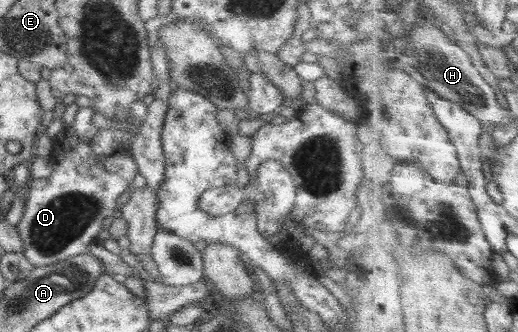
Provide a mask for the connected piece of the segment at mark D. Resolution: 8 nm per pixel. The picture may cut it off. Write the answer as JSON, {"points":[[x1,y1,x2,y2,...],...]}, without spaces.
{"points":[[80,107,71,125,56,130,51,175,48,178,31,178,26,185,26,207,17,225,17,232,24,246,23,254,34,267,51,266,67,257,89,253,88,244,96,241,97,235,110,221,120,217,120,204,139,173,131,145,140,131,140,121,129,121,118,128,100,130,94,126,93,114,92,107]]}

